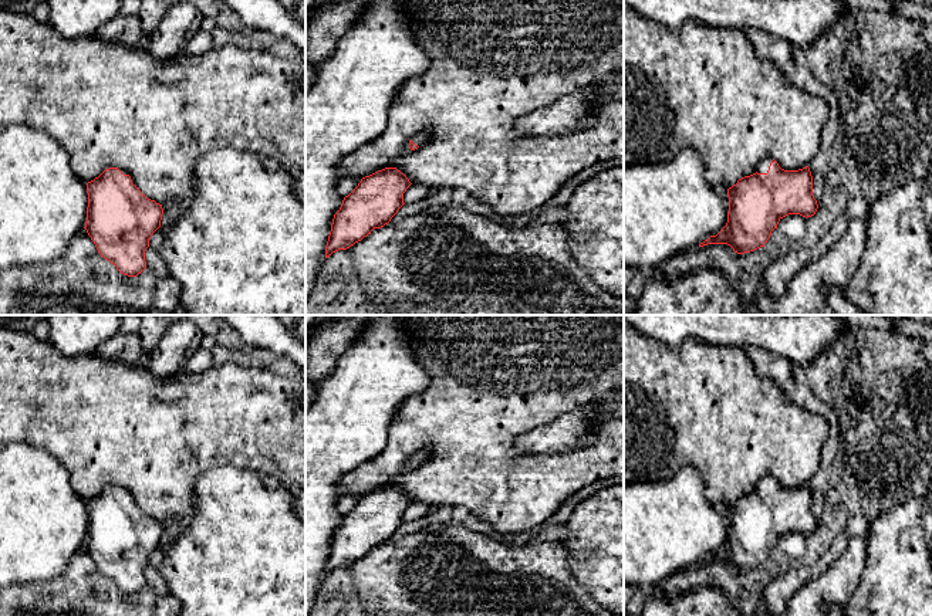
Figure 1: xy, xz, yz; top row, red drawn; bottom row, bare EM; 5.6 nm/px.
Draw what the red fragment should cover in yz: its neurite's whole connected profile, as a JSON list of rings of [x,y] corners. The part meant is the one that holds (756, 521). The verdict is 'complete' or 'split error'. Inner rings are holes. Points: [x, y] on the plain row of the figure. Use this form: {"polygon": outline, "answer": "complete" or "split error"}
{"polygon": [[[773,475],[763,477],[757,490],[737,498],[727,507],[729,529],[726,544],[716,552],[699,562],[727,562],[737,572],[744,572],[764,565],[777,546],[779,539],[789,532],[811,535],[816,532],[818,522],[813,514],[813,494],[810,485],[798,488],[784,488]]], "answer": "split error"}

